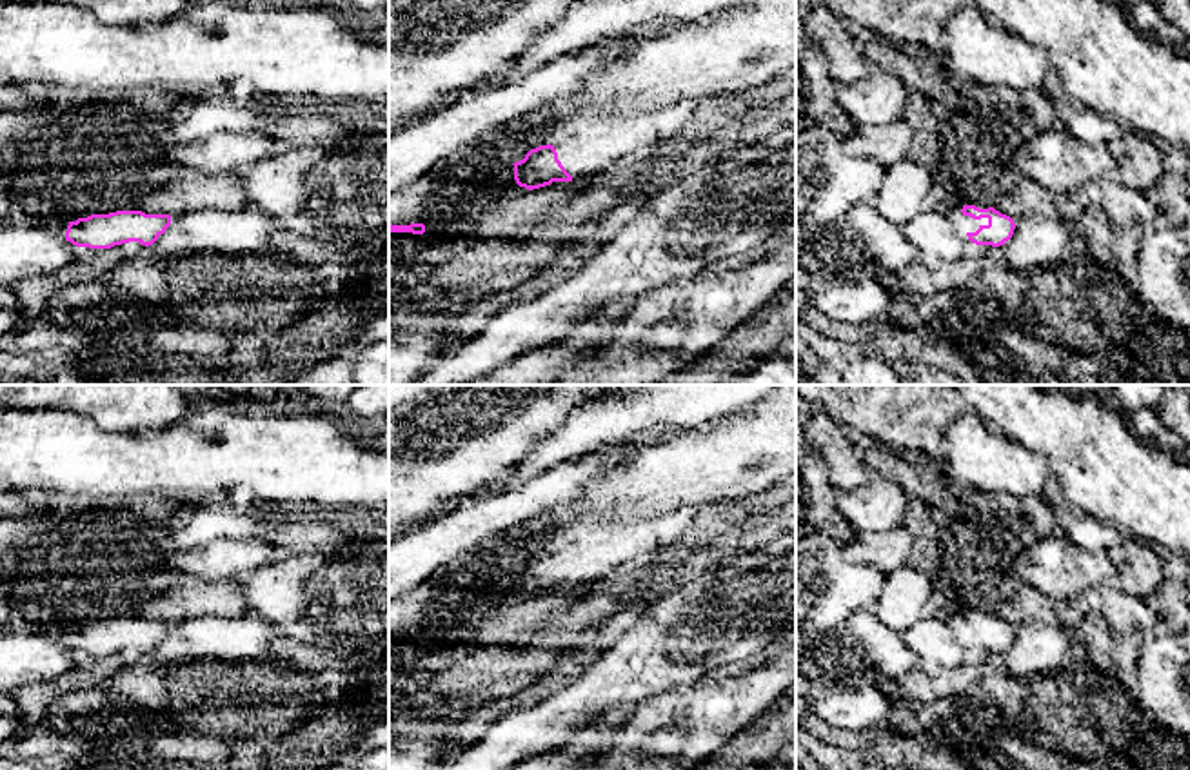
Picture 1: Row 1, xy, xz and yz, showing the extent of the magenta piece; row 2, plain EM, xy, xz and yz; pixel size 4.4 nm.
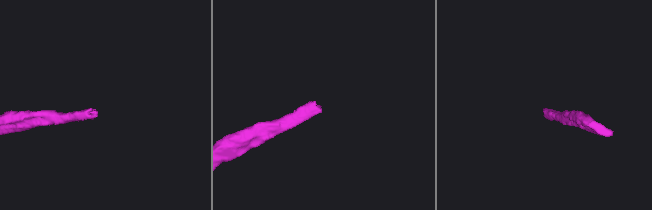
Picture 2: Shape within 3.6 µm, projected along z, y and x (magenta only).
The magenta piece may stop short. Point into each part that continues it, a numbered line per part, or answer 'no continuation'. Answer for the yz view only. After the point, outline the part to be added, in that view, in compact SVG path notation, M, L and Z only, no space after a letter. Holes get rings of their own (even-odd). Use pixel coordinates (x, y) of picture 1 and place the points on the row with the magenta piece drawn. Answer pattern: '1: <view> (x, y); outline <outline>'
1: yz (961, 224); outline M959 202L956 203L952 209L937 209L939 212L943 212L947 216L947 220L950 222L950 225L954 227L954 231L957 232L957 236L965 242L965 258L983 258L988 252L1001 252L1008 243L1005 242L999 247L992 247L992 245L976 245L968 240L968 232L976 232L981 225L988 225L988 218L981 218L981 220L974 220L970 216L965 216L961 212L961 209L965 205L976 205L979 209L988 209L988 205L983 203L976 203L976 202Z

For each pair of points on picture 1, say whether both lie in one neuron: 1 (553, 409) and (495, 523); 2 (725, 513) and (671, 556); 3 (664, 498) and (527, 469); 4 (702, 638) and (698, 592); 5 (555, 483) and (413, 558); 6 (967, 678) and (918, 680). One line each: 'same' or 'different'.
1: different
2: same
3: different
4: same
5: same
6: same

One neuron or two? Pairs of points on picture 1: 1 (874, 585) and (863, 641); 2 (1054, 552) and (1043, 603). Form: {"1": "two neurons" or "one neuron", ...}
{"1": "two neurons", "2": "two neurons"}

